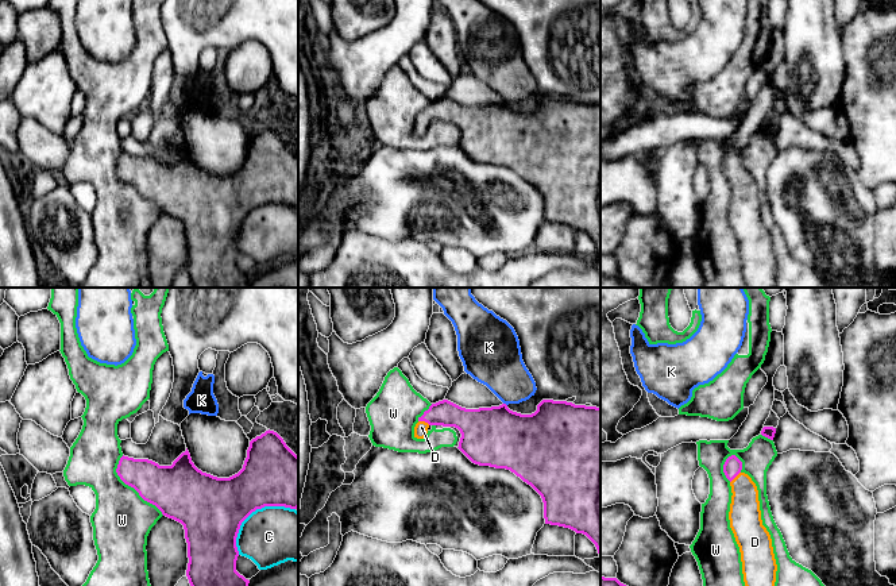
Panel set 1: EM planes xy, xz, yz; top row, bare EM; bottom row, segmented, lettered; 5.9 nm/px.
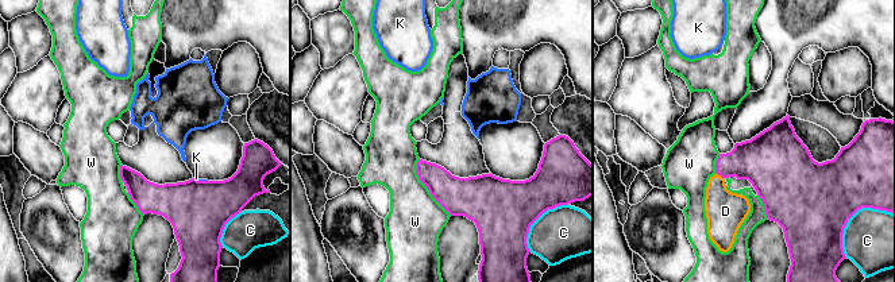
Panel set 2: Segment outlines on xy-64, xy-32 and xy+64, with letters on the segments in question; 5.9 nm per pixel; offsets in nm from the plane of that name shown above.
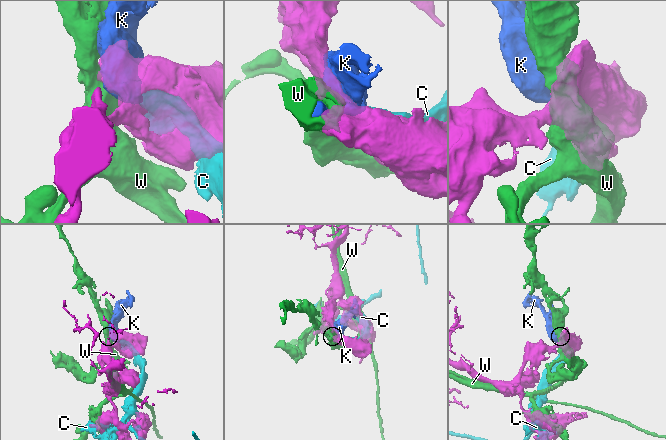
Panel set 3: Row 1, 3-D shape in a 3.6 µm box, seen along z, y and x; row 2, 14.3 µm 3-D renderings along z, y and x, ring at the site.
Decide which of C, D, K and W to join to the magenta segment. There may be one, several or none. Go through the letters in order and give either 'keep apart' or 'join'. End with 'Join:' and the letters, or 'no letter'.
C: keep apart
D: join
K: keep apart
W: keep apart
Join: D

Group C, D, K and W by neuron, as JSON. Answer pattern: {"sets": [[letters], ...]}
{"sets": [["C", "K"], ["D"], ["W"]]}

